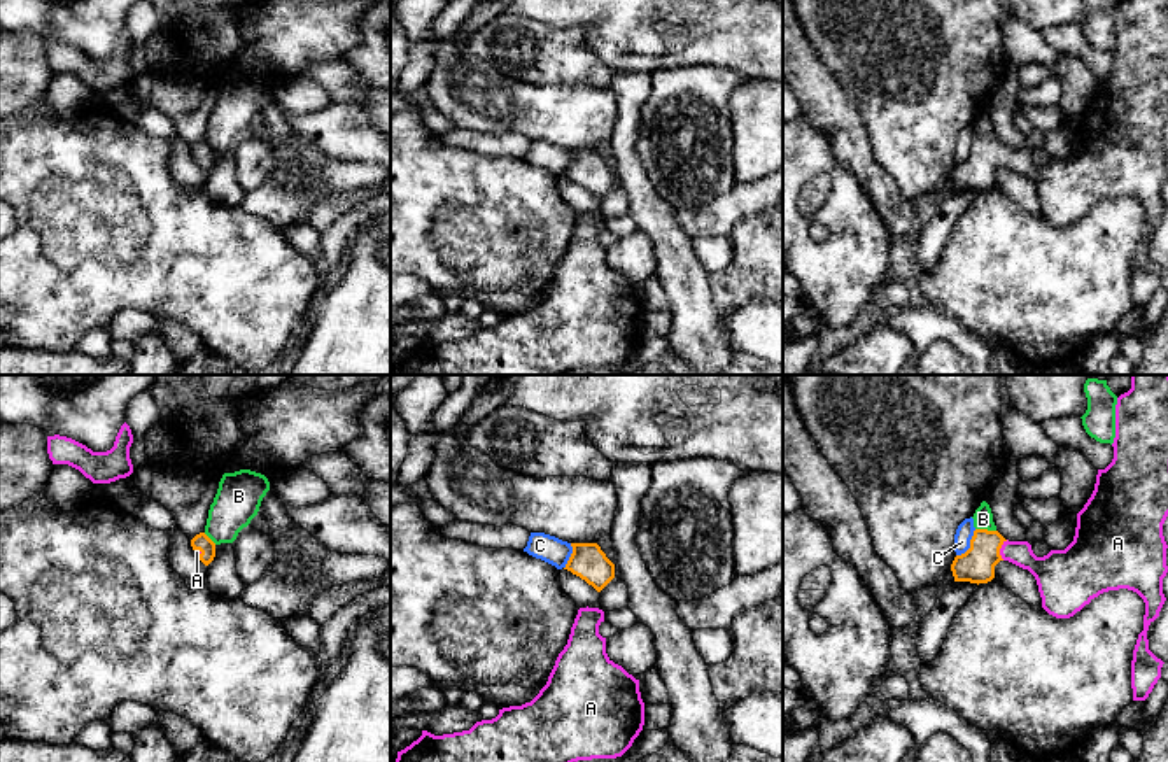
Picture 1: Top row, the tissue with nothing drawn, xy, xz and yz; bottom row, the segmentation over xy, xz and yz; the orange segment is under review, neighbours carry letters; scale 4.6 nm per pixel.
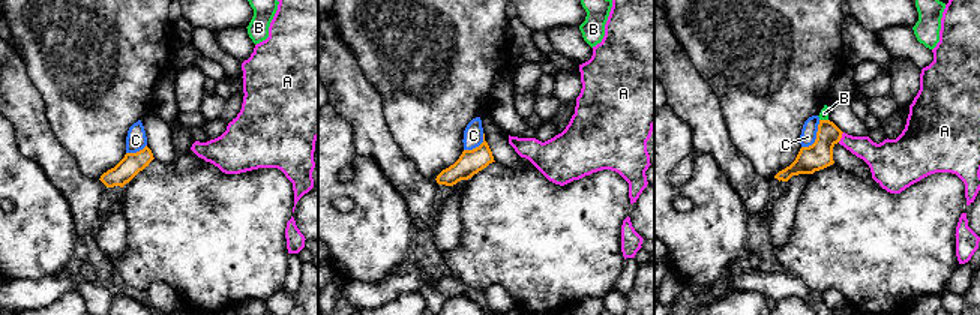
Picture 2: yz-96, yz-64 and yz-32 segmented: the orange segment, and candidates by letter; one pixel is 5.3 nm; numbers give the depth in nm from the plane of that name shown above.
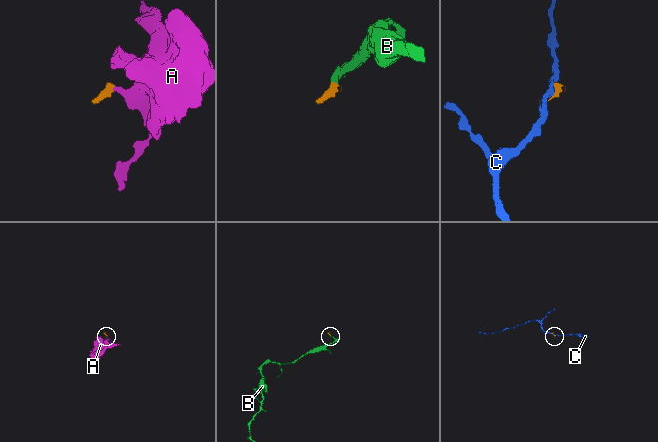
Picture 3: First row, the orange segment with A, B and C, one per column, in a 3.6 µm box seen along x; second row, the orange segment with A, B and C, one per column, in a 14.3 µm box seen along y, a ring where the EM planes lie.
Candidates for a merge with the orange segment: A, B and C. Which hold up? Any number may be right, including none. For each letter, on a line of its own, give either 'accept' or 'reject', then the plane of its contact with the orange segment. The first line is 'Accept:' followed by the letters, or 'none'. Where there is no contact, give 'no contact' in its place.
Accept: A
A: accept; meets orange in yz
B: reject; meets orange in yz
C: reject; meets orange in yz

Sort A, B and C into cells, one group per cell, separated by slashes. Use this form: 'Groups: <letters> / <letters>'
Groups: A / B / C

